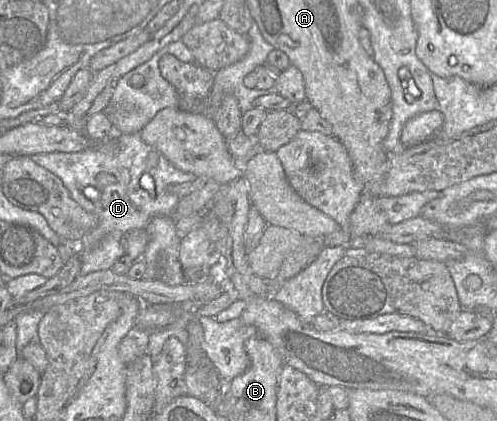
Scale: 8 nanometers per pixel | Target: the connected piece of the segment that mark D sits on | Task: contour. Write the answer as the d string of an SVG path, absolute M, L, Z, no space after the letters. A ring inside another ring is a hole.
M113 131L112 136L101 142L99 148L81 152L52 152L29 156L31 160L56 175L67 188L71 198L85 211L97 218L97 226L79 242L80 248L89 247L100 240L99 244L82 256L82 266L78 276L110 269L124 256L121 238L132 229L146 228L155 216L170 216L180 202L180 198L167 191L169 185L193 182L195 175L179 170L158 150L146 144L140 133L122 134ZM99 173L112 175L115 182L104 189L98 187L95 177ZM148 174L154 181L154 195L141 188L140 179Z

